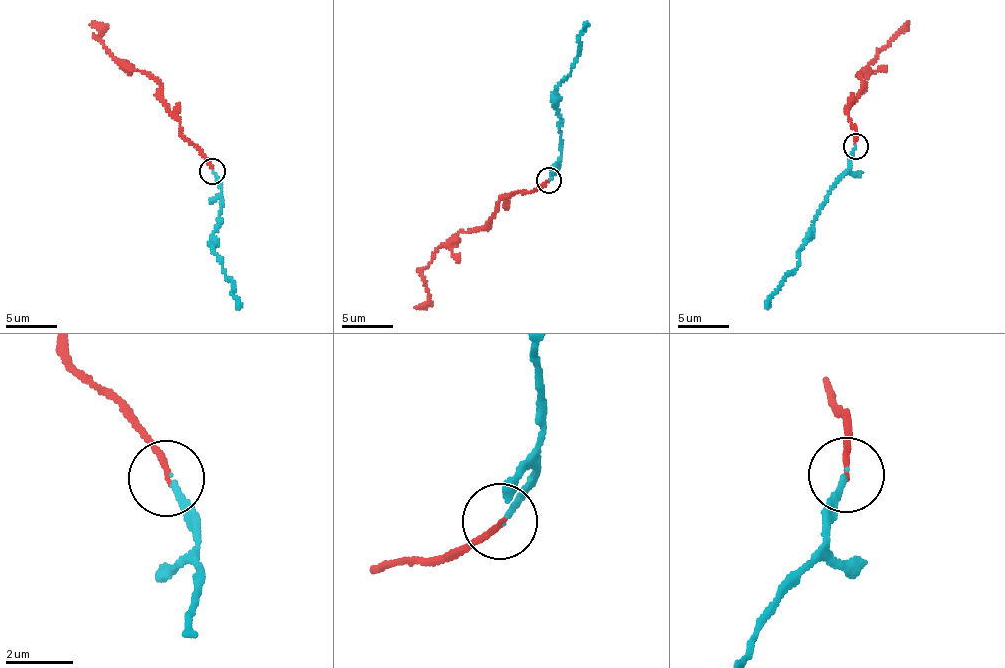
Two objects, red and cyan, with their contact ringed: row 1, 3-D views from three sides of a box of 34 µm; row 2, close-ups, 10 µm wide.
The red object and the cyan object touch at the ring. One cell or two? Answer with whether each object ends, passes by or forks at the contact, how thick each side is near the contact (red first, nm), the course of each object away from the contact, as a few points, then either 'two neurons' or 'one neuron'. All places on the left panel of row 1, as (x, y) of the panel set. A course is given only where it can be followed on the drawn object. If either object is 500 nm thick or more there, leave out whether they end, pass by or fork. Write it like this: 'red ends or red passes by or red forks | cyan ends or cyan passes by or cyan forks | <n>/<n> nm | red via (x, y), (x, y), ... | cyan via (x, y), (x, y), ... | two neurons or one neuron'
red ends | cyan ends | 160/140 nm | red via (213, 170), (210, 161), (189, 142), (160, 95), (160, 86), (118, 59), (98, 39), (103, 30), (89, 25) | cyan via (213, 170), (221, 198), (219, 226), (213, 232), (214, 253), (219, 256), (239, 308) | one neuron

